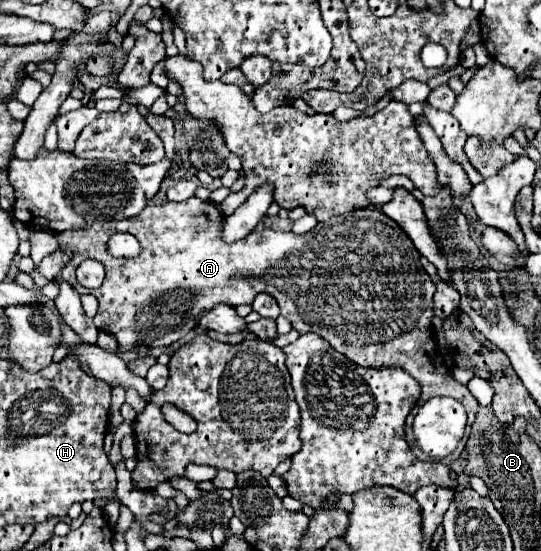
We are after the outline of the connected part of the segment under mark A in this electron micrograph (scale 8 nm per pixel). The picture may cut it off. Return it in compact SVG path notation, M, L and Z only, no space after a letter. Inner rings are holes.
M190 197L188 201L174 203L168 201L164 205L146 207L136 217L112 221L112 223L94 223L82 229L70 229L60 233L60 245L70 247L74 251L74 259L66 265L58 275L56 283L66 281L78 293L92 293L98 299L98 329L108 331L116 337L120 351L132 351L140 345L144 347L166 347L180 341L188 331L192 331L200 317L212 307L224 303L230 307L238 307L242 303L252 303L258 293L268 293L276 299L282 309L282 315L292 323L292 327L302 333L316 333L326 339L336 351L362 367L402 367L414 379L418 379L422 387L422 397L418 399L416 409L409 414L405 423L406 440L410 443L413 453L421 461L432 461L432 458L421 451L415 444L412 430L413 417L416 411L432 397L452 397L460 401L466 409L468 423L464 436L456 447L457 459L466 447L474 415L478 409L478 401L466 389L466 385L456 383L448 365L442 363L436 353L436 337L432 333L432 295L436 291L436 283L420 265L420 253L416 251L410 237L378 207L366 207L362 211L352 211L346 215L338 215L336 221L320 223L320 245L310 247L312 235L296 235L282 233L272 229L252 231L248 237L228 245L220 239L220 229L224 225L224 217L216 205L210 201L202 201L198 197ZM114 233L132 233L140 241L142 253L136 259L136 269L120 269L120 259L112 257L106 249L108 239ZM96 259L106 269L106 279L98 289L86 289L76 281L76 269L82 261ZM208 289L216 289L216 297L206 297Z

